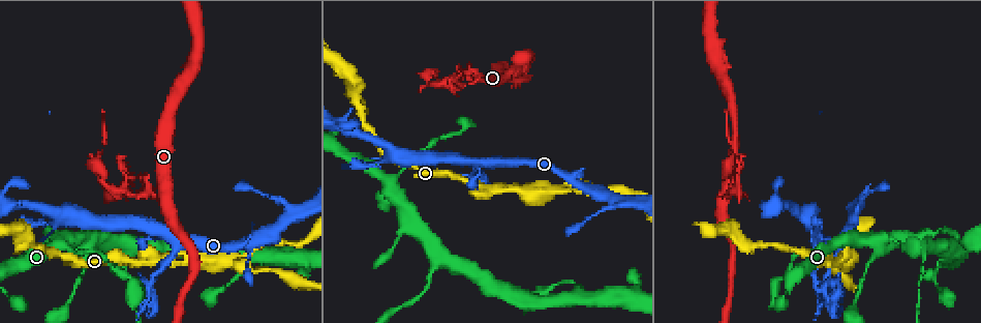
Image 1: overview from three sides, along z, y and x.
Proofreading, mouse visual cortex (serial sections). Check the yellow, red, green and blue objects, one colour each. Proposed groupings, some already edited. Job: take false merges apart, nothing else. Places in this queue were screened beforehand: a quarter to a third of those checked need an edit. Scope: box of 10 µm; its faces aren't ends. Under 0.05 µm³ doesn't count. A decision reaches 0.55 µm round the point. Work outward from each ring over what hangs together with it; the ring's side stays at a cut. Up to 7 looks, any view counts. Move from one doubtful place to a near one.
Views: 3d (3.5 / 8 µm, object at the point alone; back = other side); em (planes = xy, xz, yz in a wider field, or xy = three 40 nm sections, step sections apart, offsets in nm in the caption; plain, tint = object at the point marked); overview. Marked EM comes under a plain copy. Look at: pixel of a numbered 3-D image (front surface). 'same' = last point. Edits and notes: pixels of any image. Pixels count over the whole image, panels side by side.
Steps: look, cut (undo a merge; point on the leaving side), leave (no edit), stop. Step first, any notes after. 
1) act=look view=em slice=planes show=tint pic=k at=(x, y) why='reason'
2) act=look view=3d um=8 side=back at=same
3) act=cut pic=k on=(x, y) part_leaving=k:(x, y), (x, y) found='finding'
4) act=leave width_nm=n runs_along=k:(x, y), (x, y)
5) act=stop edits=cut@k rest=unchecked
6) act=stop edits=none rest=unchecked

act=look view=3d um=3.5 side=back pic=1 at=(85, 245) why='sharp bend'

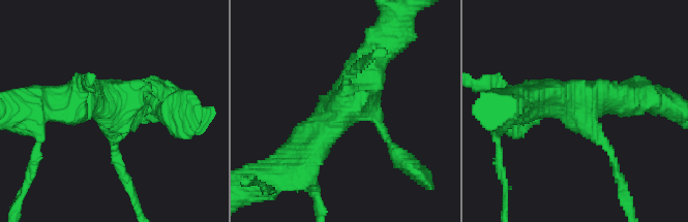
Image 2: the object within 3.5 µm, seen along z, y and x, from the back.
act=look view=em slice=xy step=5 show=tint pic=2 at=(346, 102)

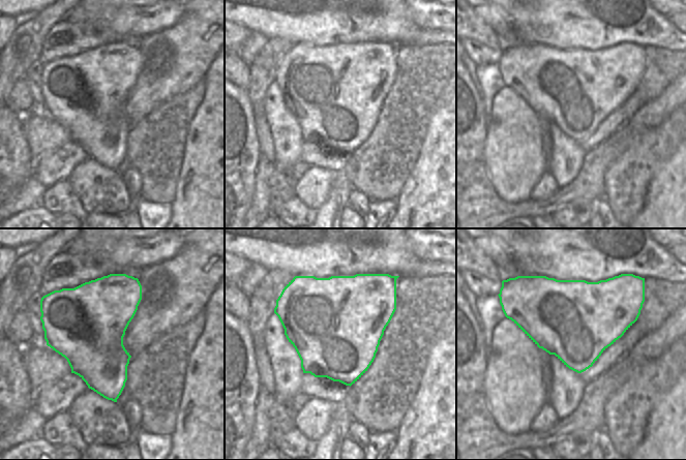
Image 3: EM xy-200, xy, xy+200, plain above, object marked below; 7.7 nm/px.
act=leave arm_widths_nm=150,150,450,450 runs_along=2:(388, 42), (311, 154) found='one cell here'

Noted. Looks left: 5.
act=look view=3d um=8 side=back pic=1 at=(857, 218) why='two arms in line, one across'

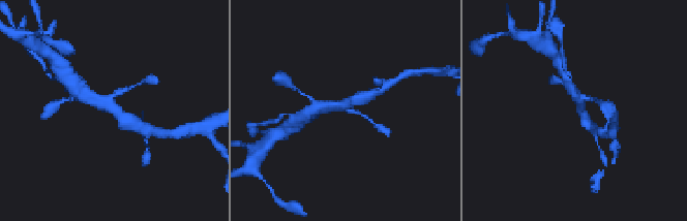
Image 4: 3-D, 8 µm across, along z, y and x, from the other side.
act=look view=em slice=xy step=3 show=tint at=same arms=3 arm_widths_nm=150,300,400

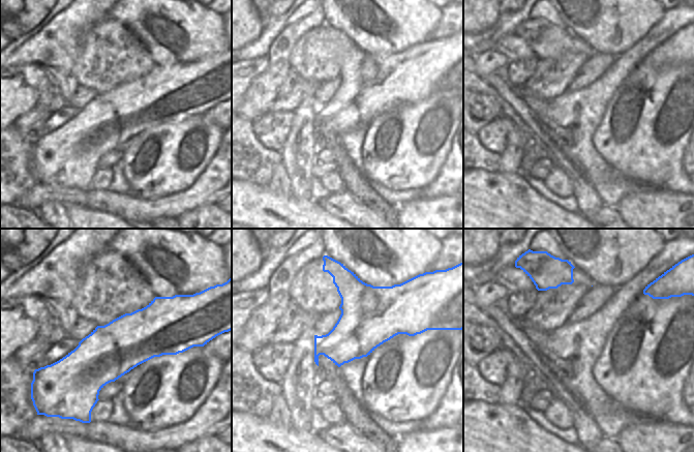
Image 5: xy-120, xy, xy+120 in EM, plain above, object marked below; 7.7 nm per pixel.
act=leave runs_along=4:(133, 124), (83, 94) found='one cell here'

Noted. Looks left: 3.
act=look view=3d um=3.5 pic=1 at=(495, 70)

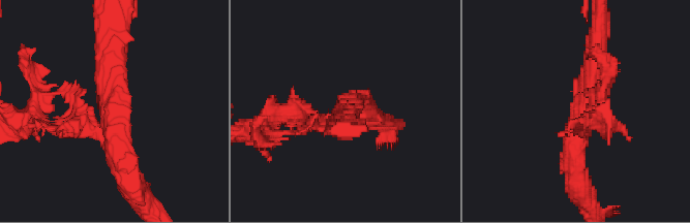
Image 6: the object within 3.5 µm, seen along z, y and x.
act=look view=em slice=xy step=3 show=tint pic=6 at=(112, 121) why='need the tissue'

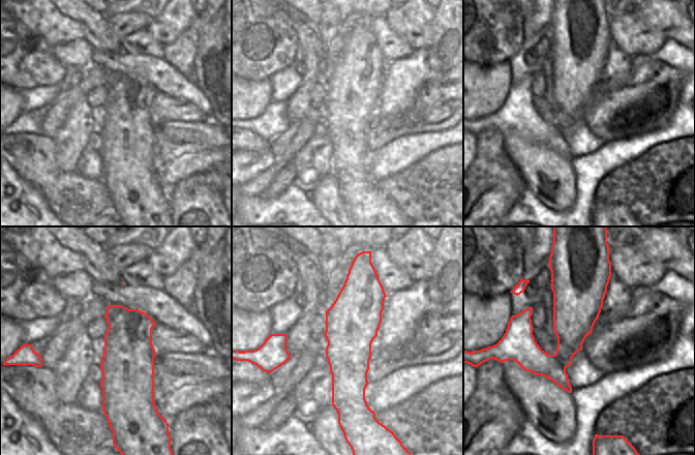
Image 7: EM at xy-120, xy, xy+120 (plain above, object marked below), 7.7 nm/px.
act=cut pic=6 on=(60, 124) border=7:(555, 354), (561, 363), (547, 377) found='two cells meet here'

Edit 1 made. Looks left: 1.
act=stop edits=cut@6 rest=unchecked

